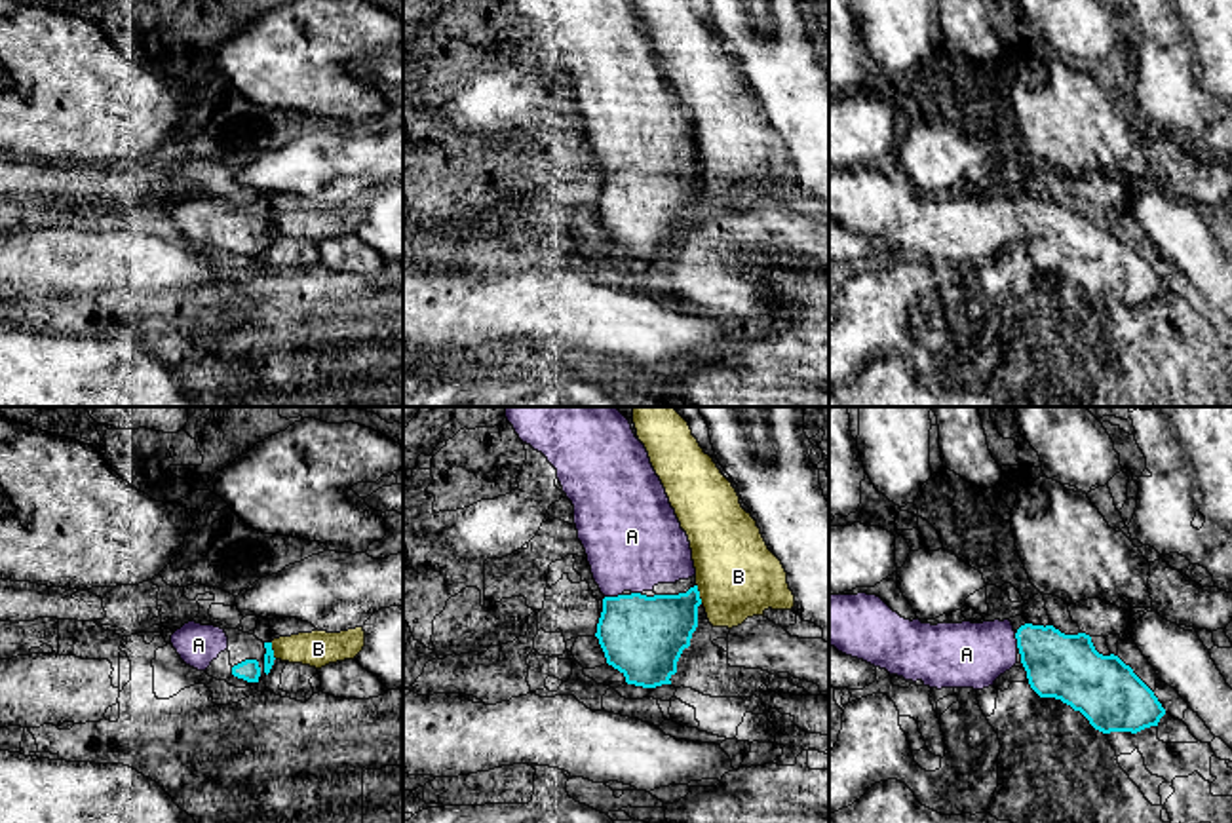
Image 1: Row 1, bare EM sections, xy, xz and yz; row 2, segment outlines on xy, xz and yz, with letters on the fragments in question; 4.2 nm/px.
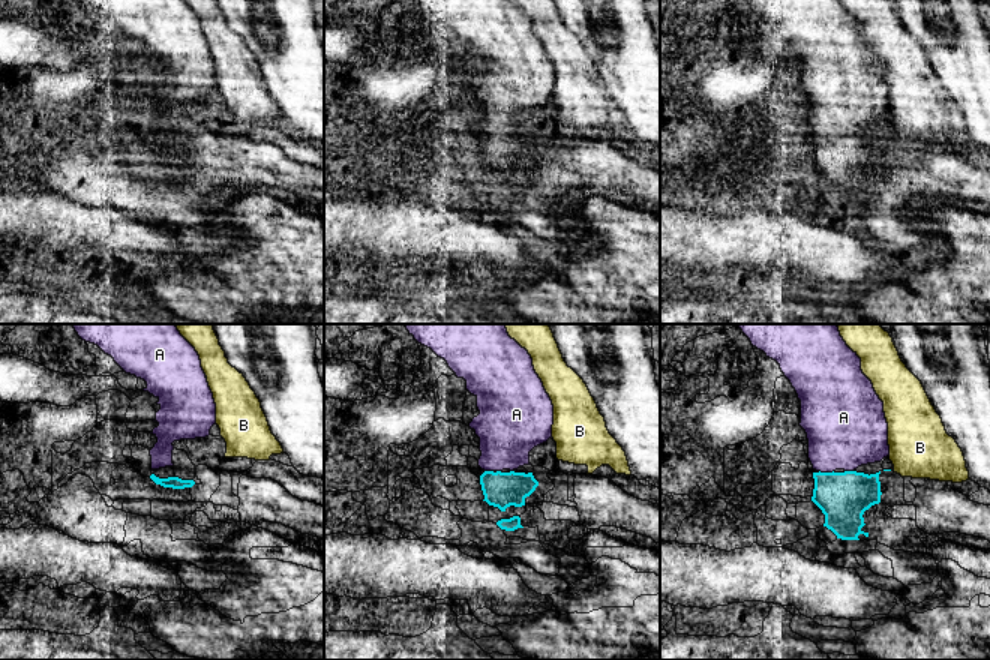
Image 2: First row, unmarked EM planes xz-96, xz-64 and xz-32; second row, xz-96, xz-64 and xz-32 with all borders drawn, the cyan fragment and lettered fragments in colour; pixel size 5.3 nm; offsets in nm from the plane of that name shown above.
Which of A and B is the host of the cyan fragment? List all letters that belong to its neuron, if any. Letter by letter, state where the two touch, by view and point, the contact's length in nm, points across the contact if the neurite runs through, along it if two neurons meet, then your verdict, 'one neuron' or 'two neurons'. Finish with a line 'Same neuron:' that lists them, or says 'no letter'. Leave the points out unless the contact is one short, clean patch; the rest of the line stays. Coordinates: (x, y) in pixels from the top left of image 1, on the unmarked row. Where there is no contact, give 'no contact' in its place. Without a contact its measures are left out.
A: xz (613, 172) | 70 nm | one neuron
B: xz (698, 168) | 90 nm | two neurons
Same neuron: A

